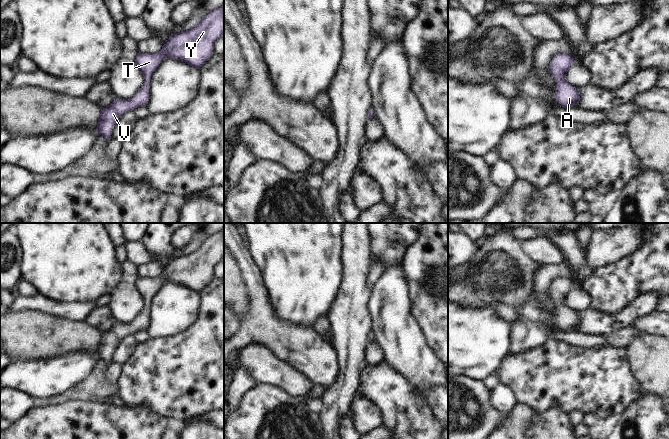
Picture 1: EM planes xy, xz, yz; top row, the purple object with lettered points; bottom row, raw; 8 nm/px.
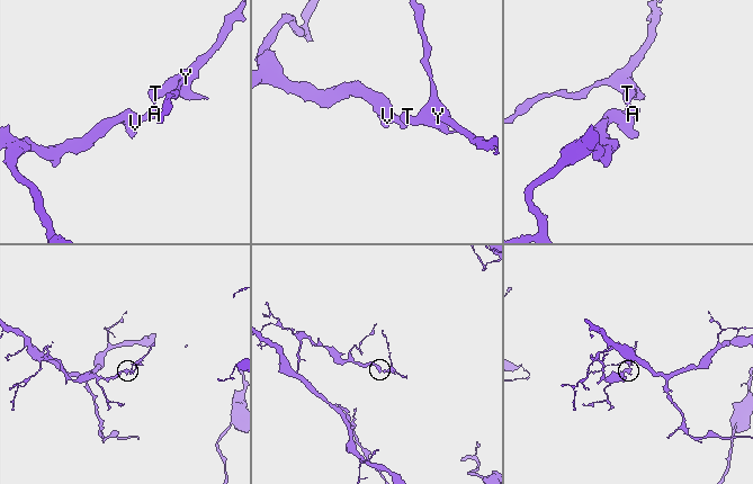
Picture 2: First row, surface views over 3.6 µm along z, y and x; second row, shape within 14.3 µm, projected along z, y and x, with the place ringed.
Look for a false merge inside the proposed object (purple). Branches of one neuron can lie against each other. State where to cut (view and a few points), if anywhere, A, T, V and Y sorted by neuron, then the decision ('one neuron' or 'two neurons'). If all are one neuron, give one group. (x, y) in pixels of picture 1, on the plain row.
cut none; groups A T V Y; one neuron

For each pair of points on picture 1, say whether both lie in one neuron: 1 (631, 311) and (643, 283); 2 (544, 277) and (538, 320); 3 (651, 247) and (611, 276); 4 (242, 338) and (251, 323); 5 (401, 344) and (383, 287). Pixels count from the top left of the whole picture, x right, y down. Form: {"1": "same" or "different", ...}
{"1": "different", "2": "same", "3": "same", "4": "same", "5": "same"}

